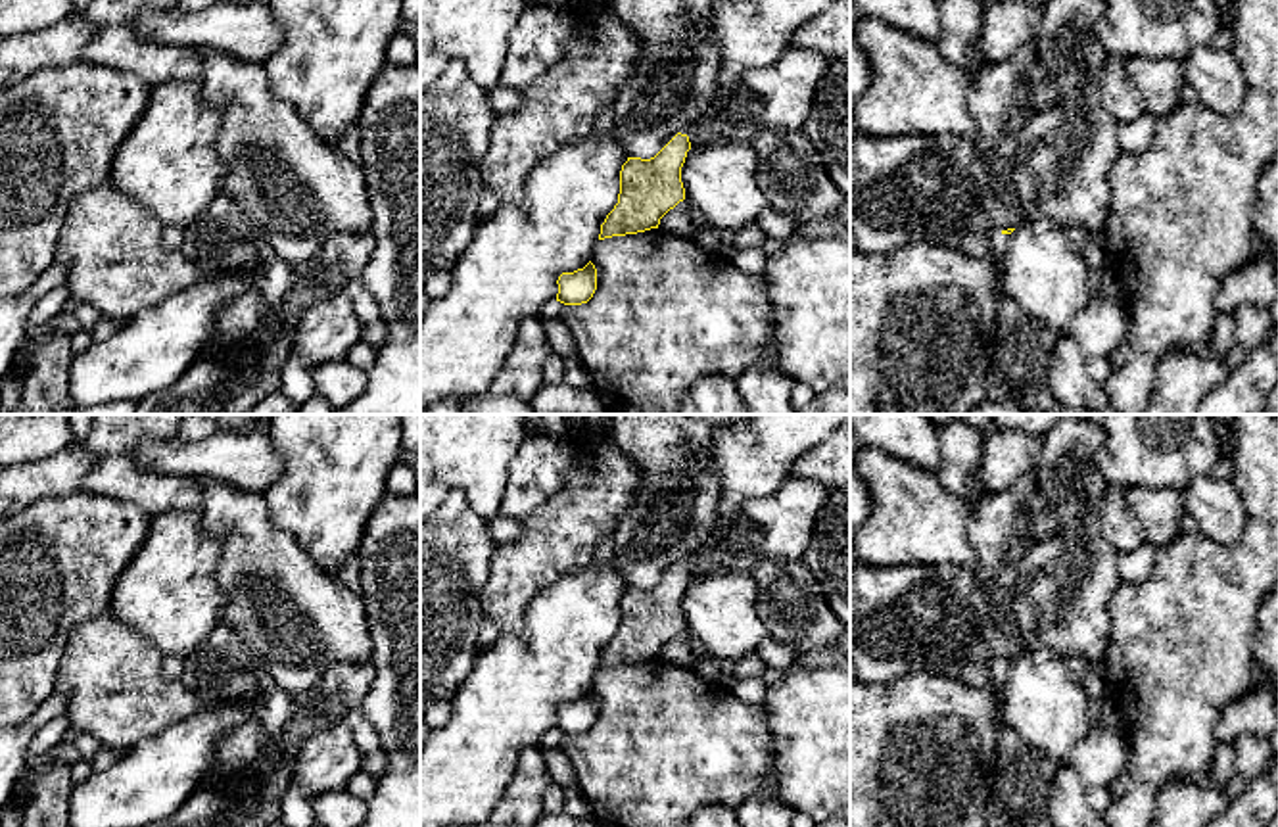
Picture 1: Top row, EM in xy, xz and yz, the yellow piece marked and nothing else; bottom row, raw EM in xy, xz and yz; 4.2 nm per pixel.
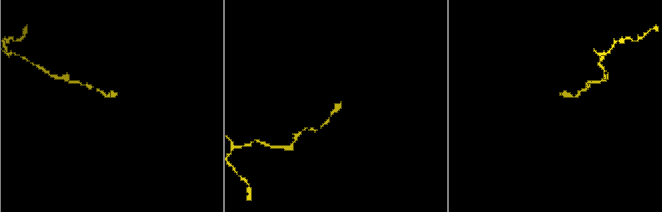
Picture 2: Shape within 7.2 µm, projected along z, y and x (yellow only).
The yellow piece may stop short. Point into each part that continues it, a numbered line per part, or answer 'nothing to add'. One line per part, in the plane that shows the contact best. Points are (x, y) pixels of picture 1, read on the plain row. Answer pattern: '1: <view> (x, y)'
1: yz (998, 672)

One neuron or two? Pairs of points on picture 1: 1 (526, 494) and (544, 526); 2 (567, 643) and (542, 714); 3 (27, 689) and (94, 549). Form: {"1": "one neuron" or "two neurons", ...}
{"1": "two neurons", "2": "one neuron", "3": "one neuron"}

